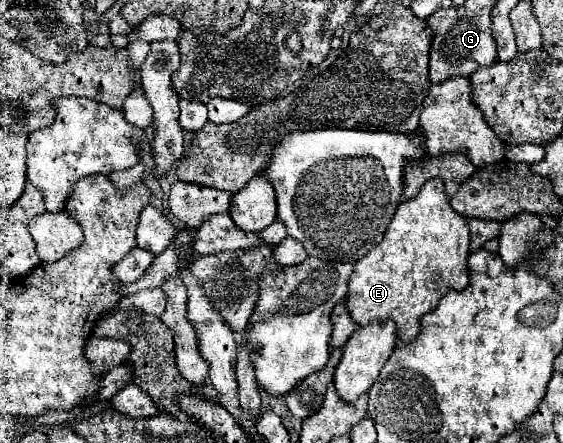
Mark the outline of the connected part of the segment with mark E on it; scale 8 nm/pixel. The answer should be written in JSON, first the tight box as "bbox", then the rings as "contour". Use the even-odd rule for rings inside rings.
{"bbox":[347,178,469,342],"contour":[[[441,178],[429,180],[423,184],[419,194],[407,202],[401,202],[393,220],[385,230],[385,238],[377,244],[369,254],[365,254],[353,266],[353,274],[349,278],[349,294],[347,294],[347,310],[359,326],[369,324],[377,318],[391,318],[397,324],[397,336],[403,342],[413,340],[421,332],[421,318],[437,308],[441,298],[451,290],[463,290],[469,284],[469,226],[459,212],[455,212],[445,194],[445,186]]]}

